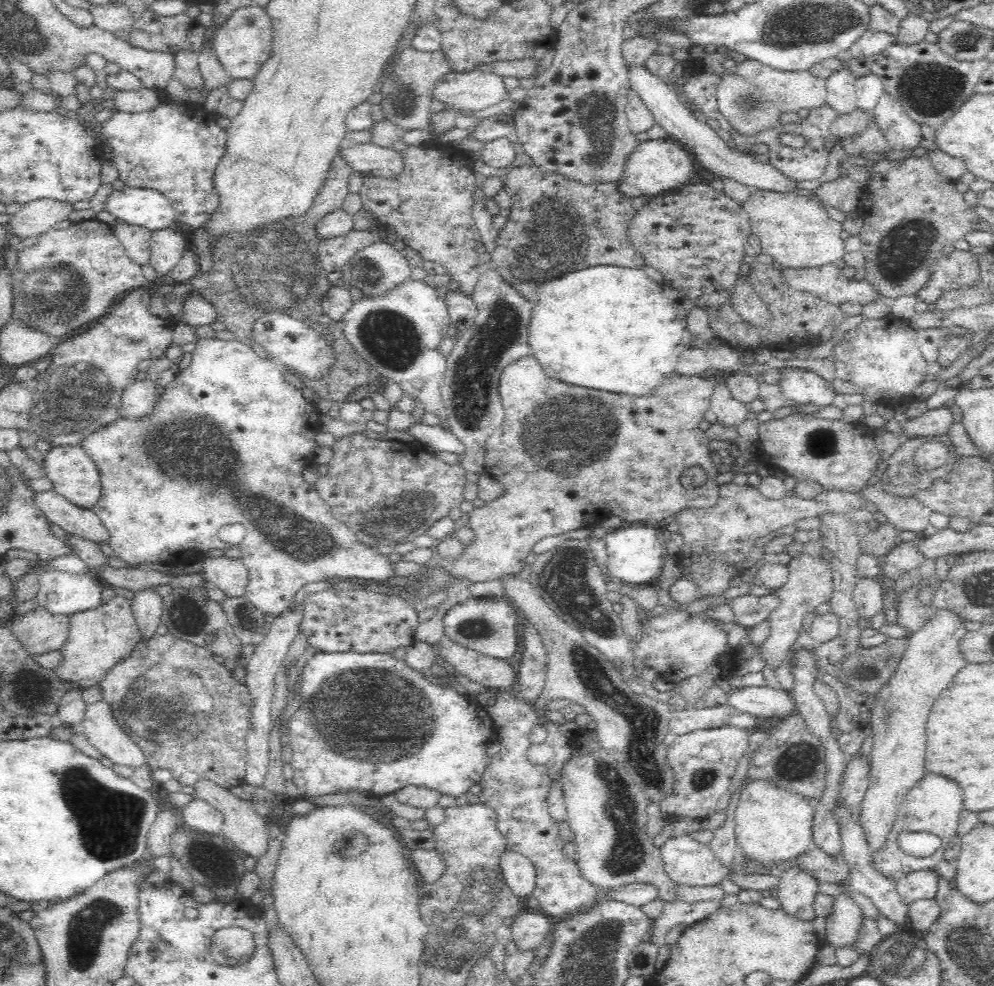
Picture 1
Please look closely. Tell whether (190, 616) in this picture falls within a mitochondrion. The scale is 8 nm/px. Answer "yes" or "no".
yes

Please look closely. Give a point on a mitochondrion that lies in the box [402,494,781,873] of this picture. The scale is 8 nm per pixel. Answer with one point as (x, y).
(644, 725)

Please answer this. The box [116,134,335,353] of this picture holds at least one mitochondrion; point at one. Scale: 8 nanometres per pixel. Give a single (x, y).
(278, 260)

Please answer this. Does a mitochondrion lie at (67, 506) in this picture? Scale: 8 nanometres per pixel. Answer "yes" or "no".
no

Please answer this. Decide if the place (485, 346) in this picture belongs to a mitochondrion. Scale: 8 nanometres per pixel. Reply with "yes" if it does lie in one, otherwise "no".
yes

